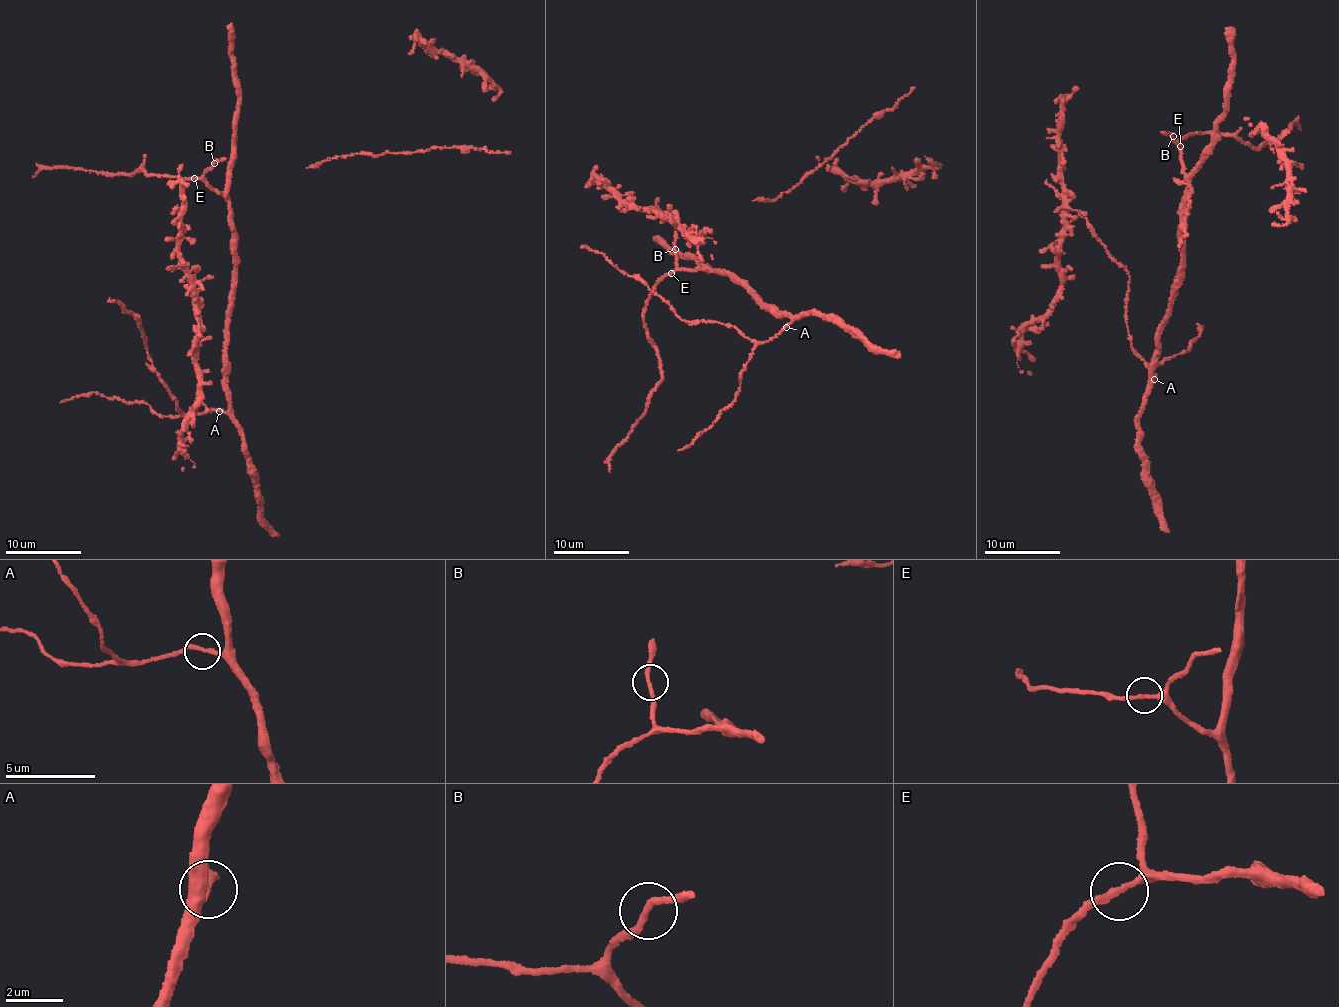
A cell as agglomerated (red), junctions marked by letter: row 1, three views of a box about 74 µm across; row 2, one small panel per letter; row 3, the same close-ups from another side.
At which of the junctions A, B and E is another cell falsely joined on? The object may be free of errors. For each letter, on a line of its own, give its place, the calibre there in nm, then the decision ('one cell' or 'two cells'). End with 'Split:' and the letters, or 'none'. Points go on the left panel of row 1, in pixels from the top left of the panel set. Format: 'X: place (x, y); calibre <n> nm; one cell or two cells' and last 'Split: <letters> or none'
A: place (219, 411); calibre 200 nm; one cell
B: place (214, 163); calibre 240 nm; one cell
E: place (194, 178); calibre 240 nm; one cell
Split: none

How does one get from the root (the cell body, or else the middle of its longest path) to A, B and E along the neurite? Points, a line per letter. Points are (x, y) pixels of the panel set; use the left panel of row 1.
A: (234, 270), (225, 362), (228, 410), (219, 411)
B: (234, 270), (232, 212), (226, 199), (204, 177), (204, 172), (214, 163)
E: (234, 270), (234, 240), (229, 203), (194, 177)

